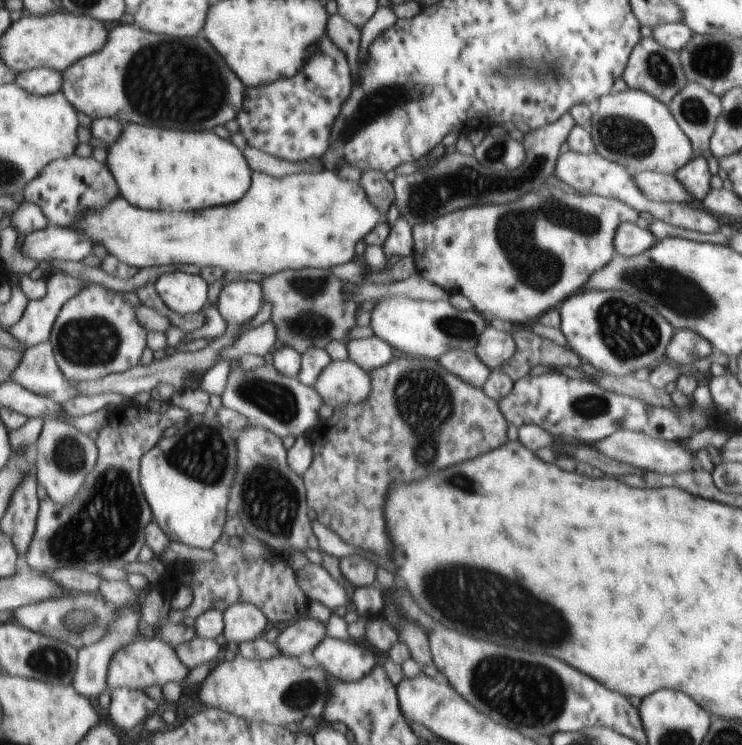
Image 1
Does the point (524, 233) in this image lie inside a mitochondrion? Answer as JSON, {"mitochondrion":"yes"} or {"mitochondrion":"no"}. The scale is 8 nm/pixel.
{"mitochondrion":"yes"}

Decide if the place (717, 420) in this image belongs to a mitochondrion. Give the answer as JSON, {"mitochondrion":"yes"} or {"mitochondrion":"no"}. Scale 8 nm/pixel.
{"mitochondrion":"no"}

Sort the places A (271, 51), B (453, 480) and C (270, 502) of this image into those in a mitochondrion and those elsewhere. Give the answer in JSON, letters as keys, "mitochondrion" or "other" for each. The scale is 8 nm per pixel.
{"A":"other","B":"mitochondrion","C":"mitochondrion"}

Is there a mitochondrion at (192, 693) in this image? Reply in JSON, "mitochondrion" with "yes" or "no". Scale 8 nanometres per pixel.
{"mitochondrion":"no"}

